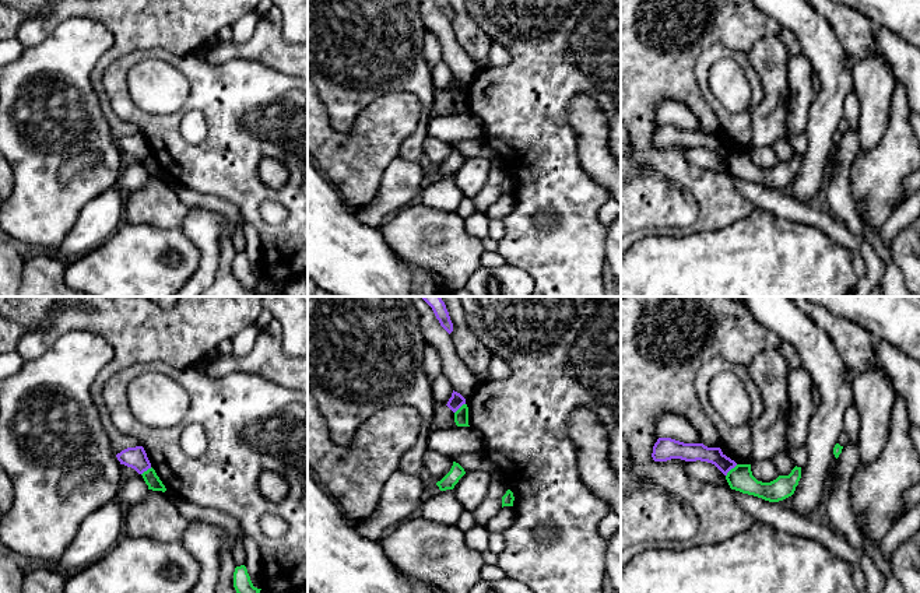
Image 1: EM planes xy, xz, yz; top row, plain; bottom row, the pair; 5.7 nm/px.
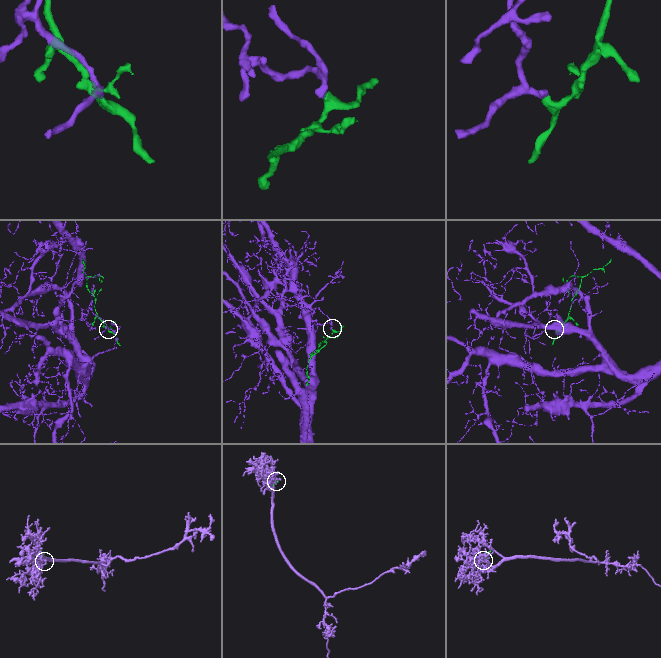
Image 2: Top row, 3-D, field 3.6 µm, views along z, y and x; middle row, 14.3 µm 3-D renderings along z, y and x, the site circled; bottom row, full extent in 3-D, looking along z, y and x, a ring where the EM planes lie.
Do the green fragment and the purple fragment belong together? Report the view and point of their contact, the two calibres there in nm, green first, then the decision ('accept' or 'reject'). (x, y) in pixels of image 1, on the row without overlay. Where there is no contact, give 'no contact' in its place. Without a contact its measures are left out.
yz (730, 157) | 140/110 nm | reject

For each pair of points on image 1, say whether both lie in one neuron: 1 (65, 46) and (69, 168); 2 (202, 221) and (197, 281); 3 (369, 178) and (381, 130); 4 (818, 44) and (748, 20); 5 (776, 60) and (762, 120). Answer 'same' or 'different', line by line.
1: different
2: same
3: same
4: different
5: same

